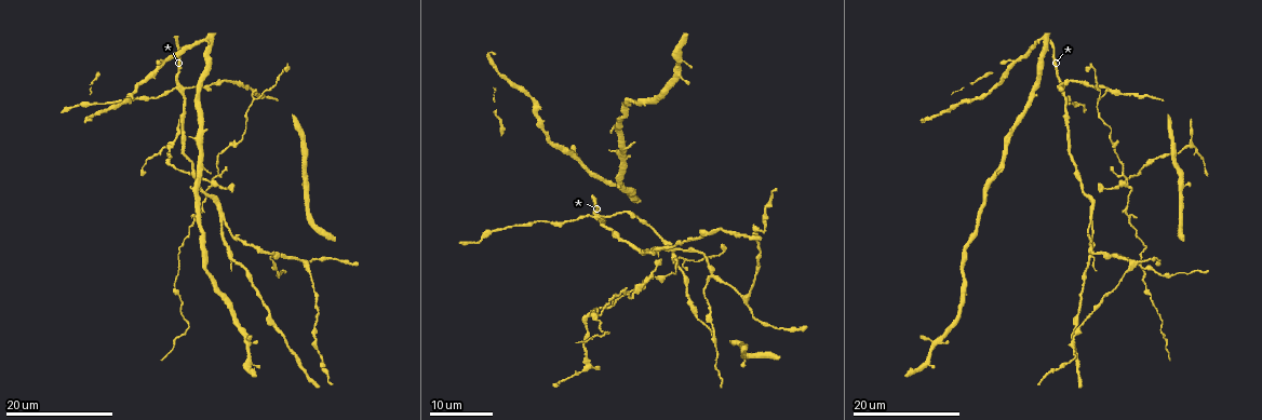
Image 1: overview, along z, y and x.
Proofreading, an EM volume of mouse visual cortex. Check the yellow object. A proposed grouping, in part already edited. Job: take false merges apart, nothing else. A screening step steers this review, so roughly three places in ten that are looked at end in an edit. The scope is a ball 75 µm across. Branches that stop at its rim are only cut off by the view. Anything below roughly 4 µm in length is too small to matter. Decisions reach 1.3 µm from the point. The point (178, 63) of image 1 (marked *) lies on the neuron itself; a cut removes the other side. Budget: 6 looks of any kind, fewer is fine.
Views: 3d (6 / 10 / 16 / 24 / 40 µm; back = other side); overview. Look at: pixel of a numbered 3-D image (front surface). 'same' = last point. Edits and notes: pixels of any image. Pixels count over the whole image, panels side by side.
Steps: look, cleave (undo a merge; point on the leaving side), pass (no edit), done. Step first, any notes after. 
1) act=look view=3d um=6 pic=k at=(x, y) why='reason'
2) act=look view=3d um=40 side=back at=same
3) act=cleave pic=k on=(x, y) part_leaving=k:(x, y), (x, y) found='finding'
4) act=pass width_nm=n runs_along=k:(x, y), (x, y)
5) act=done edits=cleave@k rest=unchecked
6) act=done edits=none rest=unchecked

act=look view=3d um=24 pic=1 at=(1093, 223) why='side arm on a straight run'

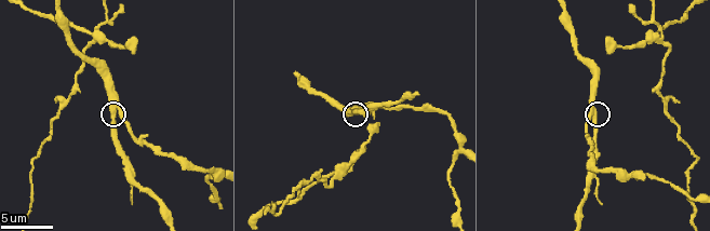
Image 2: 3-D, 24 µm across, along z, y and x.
act=look view=3d um=10 pic=2 at=(112, 116) why='closer look'

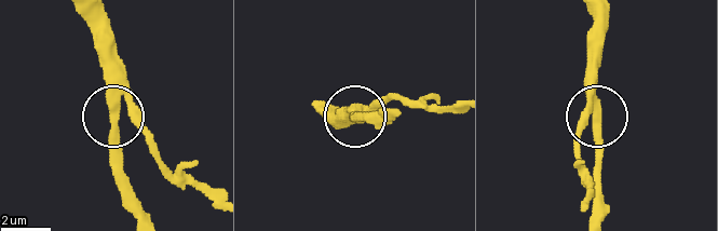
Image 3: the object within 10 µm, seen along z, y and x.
act=look view=3d um=10 side=back pic=3 at=(595, 117) why='from behind'

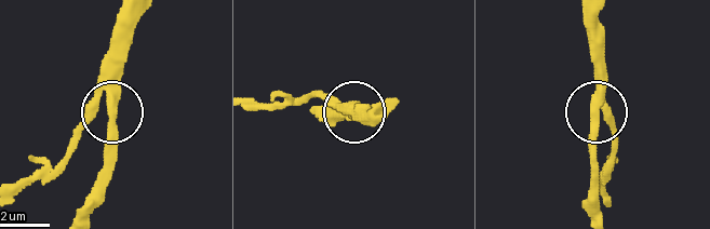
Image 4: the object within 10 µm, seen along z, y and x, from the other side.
act=pass runs_along=4:(598, 13), (595, 172) found='continuous, no second neuron'

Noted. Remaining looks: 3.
act=look view=3d um=6 pic=2 at=(336, 168) why='four or more arms meet'

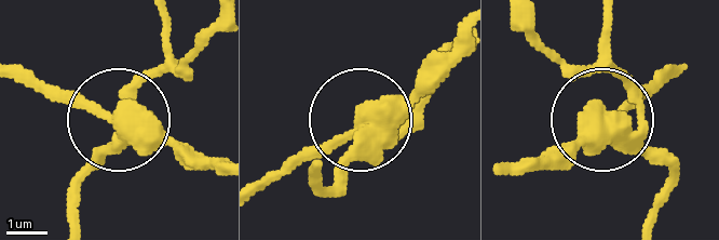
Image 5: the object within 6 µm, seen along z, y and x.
act=look view=3d um=6 side=back pic=5 at=(357, 121)

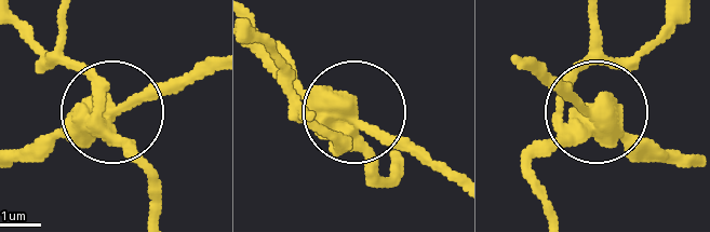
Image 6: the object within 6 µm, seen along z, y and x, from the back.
act=cleave pic=6 on=(88, 68) width_nm=400 part_leaving=6:(99, 127), (144, 168), (150, 209) found='a second neuron is stuck on'

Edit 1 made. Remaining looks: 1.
act=done edits=cleave@6 rest=unchecked

